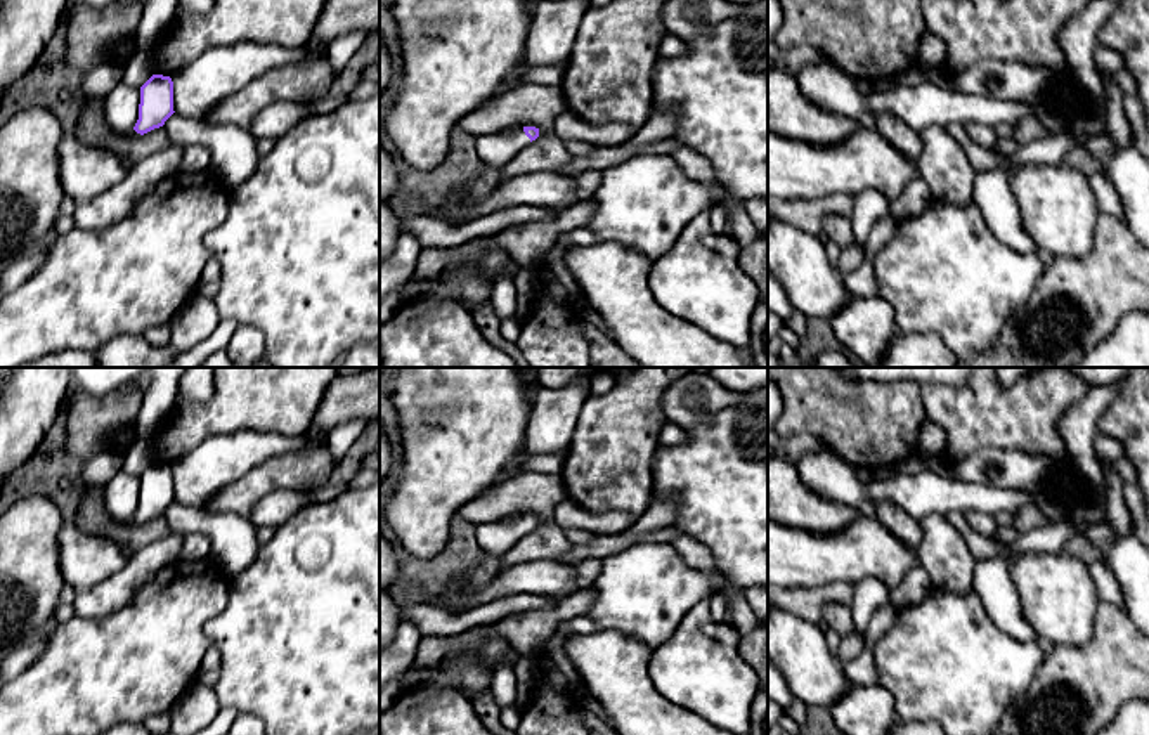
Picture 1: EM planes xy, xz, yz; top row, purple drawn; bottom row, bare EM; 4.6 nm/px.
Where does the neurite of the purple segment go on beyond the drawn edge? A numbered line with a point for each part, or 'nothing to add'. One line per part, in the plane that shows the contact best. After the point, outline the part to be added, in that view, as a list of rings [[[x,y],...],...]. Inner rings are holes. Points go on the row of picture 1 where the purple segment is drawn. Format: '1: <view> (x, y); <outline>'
1: xz (499, 151); [[[523,128],[516,133],[487,133],[475,137],[475,149],[484,165],[501,172],[515,165],[516,156],[530,144]]]

